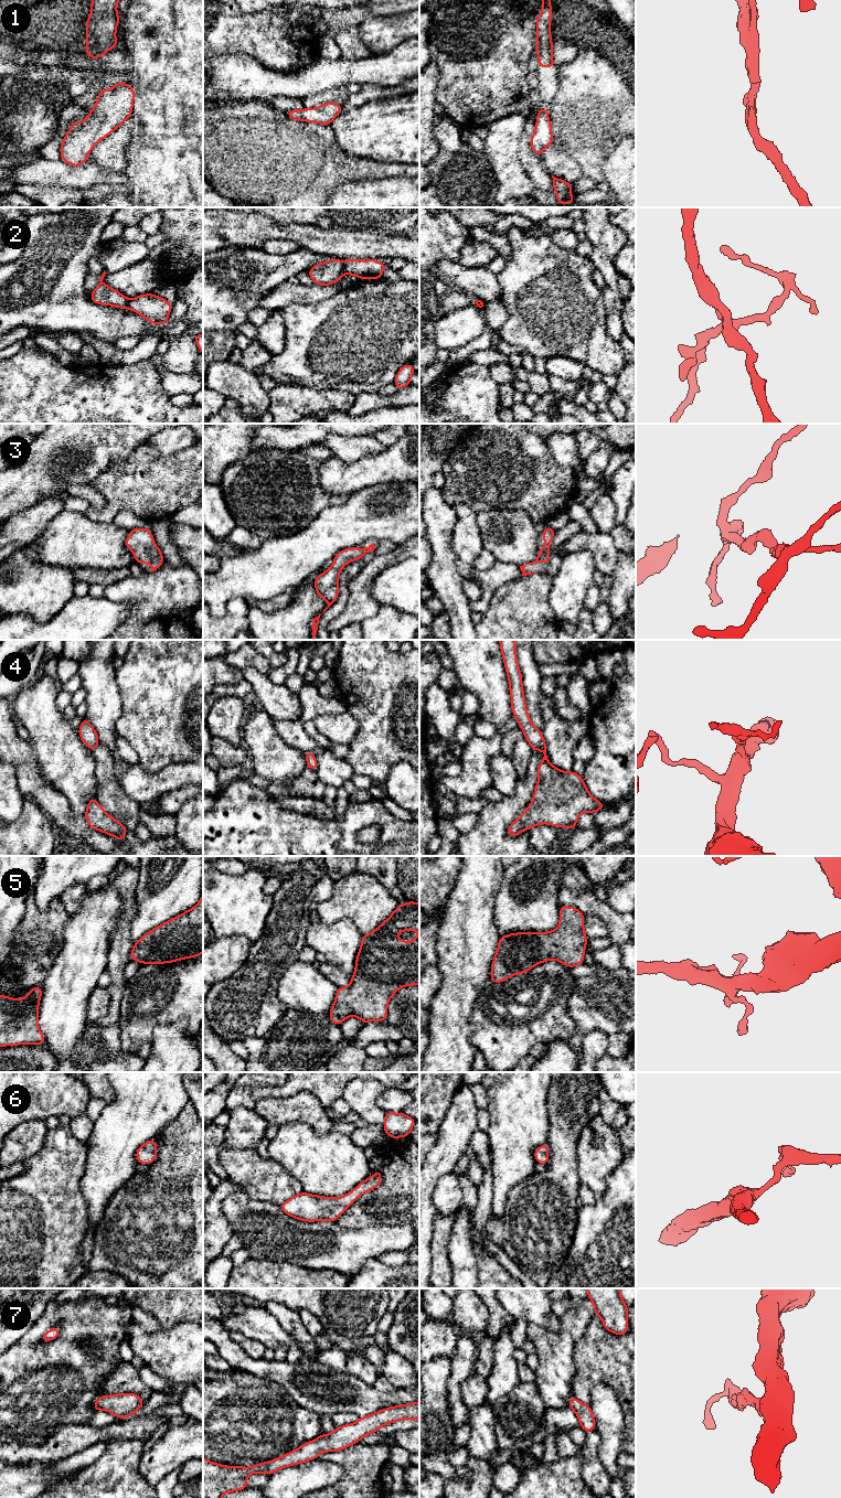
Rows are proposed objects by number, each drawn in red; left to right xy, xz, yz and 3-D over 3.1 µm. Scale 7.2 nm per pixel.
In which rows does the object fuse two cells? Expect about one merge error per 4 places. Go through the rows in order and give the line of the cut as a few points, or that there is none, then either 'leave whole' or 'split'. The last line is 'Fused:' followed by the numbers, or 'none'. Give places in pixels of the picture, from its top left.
1: no cut | leave whole
2: xz (343, 261), (344, 273) | split
3: no cut | leave whole
4: no cut | leave whole
5: no cut | leave whole
6: no cut | leave whole
7: no cut | leave whole
Fused: 2

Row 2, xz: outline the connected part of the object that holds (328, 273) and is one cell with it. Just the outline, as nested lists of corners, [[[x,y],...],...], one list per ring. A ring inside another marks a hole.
[[[328,259],[322,264],[315,265],[308,272],[312,282],[329,286],[338,282],[344,275],[344,261],[340,259]]]

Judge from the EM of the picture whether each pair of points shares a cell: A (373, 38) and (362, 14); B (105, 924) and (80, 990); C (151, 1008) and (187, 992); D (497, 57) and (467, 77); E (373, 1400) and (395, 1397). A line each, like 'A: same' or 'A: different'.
A: different
B: same
C: same
D: same
E: same

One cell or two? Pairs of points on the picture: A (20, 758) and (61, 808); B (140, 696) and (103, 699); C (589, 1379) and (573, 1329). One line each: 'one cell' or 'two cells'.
A: one cell
B: two cells
C: two cells

